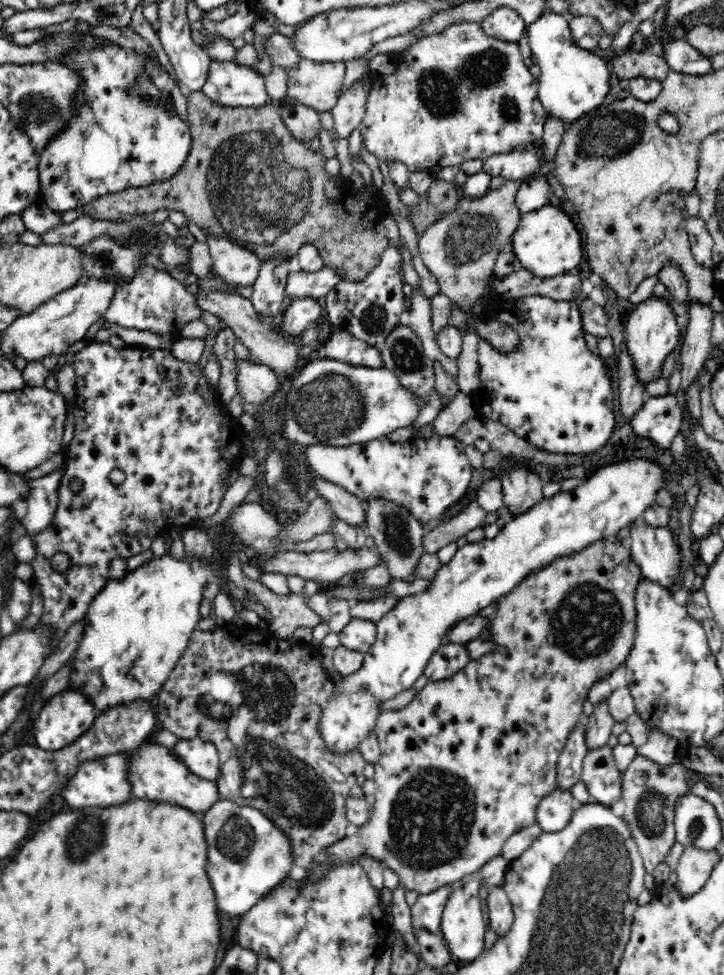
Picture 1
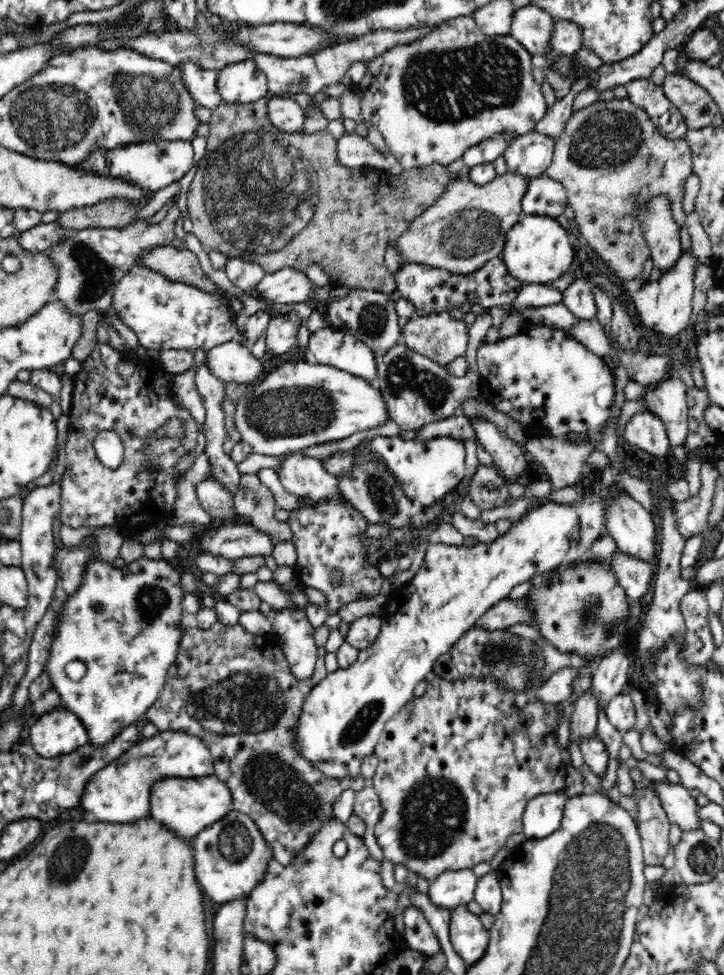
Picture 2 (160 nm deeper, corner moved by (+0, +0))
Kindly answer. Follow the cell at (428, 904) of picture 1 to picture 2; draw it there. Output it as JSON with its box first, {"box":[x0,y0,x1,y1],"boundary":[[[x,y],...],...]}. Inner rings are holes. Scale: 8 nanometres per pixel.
{"box":[427,868,478,909],"boundary":[[[470,868],[448,870],[431,881],[427,893],[436,906],[455,909],[474,898],[476,880],[478,877]]]}

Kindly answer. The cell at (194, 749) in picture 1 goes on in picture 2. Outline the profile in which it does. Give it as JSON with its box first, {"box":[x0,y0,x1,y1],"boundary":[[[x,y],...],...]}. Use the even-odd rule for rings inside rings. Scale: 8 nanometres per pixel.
{"box":[80,728,214,824],"boundary":[[[164,728],[150,738],[141,736],[121,758],[94,774],[86,783],[80,805],[85,812],[92,812],[102,822],[132,824],[151,817],[150,795],[158,781],[214,774],[213,756],[200,737]]]}

